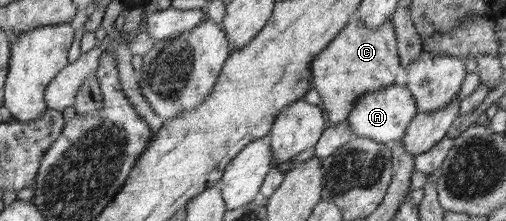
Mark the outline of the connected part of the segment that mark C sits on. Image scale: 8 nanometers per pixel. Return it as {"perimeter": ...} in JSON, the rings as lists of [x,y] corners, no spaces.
{"perimeter":[[[355,16],[333,39],[310,63],[312,87],[316,88],[322,98],[319,106],[324,108],[326,119],[330,125],[347,122],[350,109],[355,105],[359,96],[395,84],[397,71],[402,68],[391,20],[384,22],[381,27],[371,29]]]}

